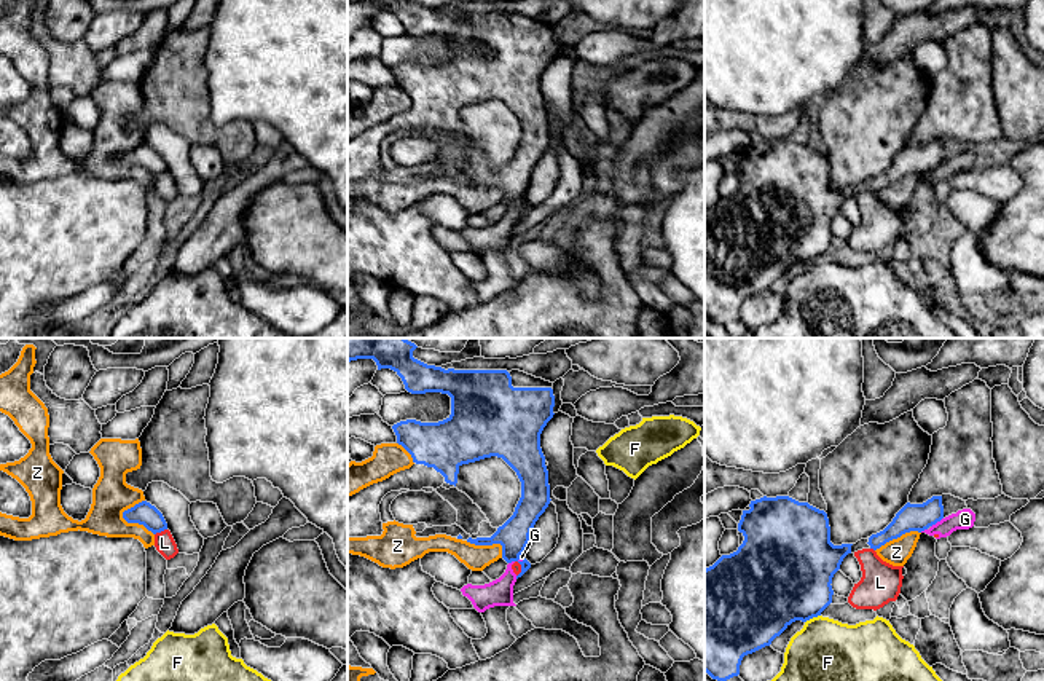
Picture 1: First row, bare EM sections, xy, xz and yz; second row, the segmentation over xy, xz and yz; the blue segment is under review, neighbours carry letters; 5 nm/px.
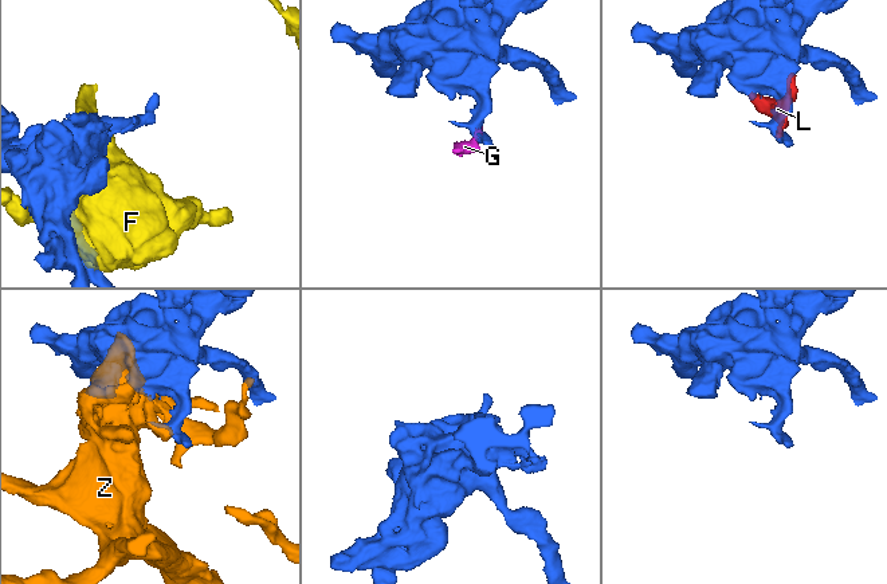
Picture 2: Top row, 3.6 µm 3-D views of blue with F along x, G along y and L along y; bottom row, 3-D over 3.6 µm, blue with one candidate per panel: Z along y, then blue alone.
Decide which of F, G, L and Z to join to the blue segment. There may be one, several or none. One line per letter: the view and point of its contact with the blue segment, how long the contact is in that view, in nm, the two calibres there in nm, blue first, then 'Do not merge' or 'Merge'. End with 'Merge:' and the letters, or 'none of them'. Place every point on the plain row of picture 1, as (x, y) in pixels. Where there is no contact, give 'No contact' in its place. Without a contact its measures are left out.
F: Touches blue at yz (812, 260). Shared border 90 nm. Thickness 460 nm (blue) against 440 nm. Do not merge
G: Touches blue at yz (936, 165). Shared border 80 nm. Thickness 140 nm (blue) against 100 nm. Do not merge
L: Touches blue at xy (160, 174). Shared border 70 nm. Thickness 120 nm (blue) against 100 nm. Do not merge
Z: Touches blue at xy (136, 165). Shared border 200 nm. Thickness 120 nm (blue) against 190 nm. Do not merge
Merge: none of them

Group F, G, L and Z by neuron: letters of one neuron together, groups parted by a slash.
F / G L / Z

